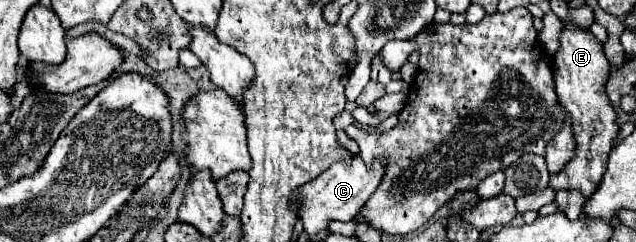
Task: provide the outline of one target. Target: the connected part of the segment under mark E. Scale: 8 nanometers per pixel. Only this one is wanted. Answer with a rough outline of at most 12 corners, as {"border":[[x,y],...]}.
{"border":[[562,22],[558,102],[576,154],[554,190],[586,198],[620,134],[604,92],[610,64],[590,30]]}

